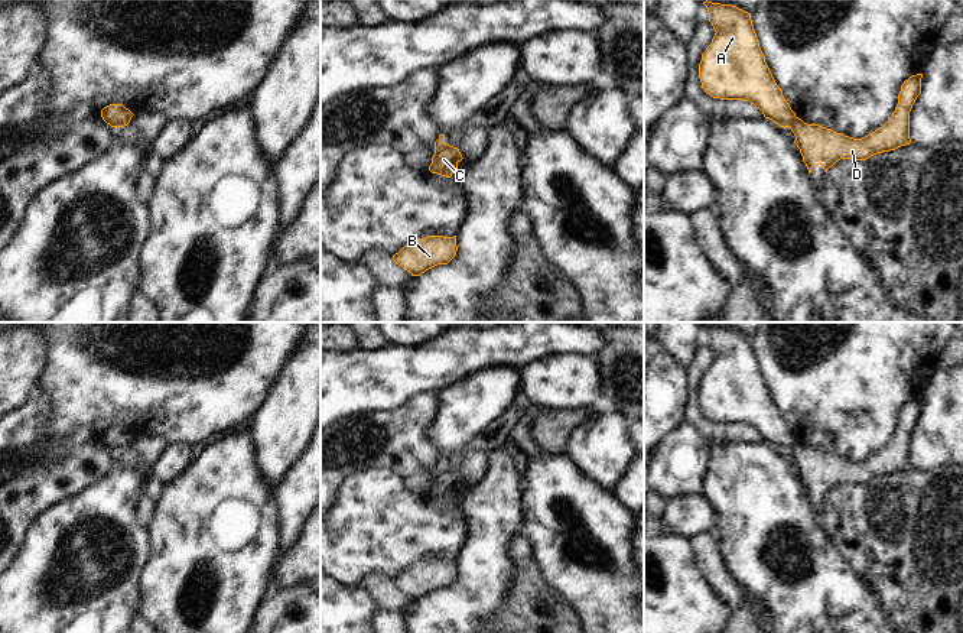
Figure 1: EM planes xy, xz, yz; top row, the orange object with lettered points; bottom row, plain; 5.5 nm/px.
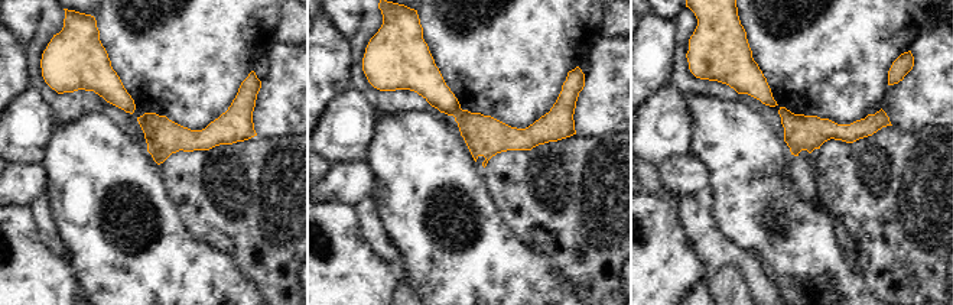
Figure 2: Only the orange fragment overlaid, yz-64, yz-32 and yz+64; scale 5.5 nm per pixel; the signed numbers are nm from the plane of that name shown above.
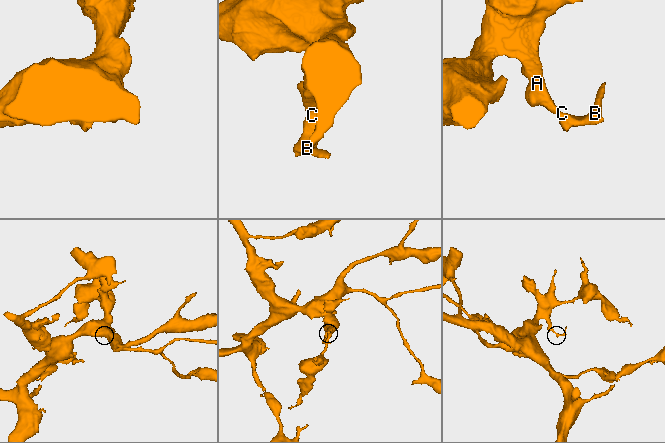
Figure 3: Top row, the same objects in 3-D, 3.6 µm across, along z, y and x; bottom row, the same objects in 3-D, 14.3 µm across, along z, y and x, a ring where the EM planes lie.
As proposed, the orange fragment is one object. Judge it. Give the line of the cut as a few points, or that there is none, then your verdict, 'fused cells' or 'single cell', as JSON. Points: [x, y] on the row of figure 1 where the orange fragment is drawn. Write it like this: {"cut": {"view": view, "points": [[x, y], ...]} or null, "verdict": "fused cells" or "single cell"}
{"cut": {"view": "yz", "points": [[794, 116], [787, 126]]}, "verdict": "fused cells"}

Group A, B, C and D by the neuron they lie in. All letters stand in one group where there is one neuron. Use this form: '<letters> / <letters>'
A / B C D

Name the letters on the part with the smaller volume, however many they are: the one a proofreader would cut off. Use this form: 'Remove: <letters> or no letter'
Remove: B, C, D

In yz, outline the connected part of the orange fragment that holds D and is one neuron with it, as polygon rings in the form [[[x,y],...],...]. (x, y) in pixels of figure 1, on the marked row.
[[[923,74],[910,77],[901,85],[898,104],[888,121],[862,139],[853,139],[819,124],[807,124],[794,117],[790,129],[796,136],[809,173],[814,165],[822,165],[824,172],[840,159],[866,160],[882,152],[895,150],[910,145],[910,111],[921,94]]]

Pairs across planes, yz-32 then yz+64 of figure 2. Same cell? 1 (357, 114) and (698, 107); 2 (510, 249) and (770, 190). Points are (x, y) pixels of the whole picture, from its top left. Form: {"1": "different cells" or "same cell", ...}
{"1": "different cells", "2": "same cell"}

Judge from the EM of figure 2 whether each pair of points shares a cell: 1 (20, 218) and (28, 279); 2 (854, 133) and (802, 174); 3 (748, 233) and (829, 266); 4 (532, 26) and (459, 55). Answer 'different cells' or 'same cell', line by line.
1: same cell
2: same cell
3: same cell
4: same cell

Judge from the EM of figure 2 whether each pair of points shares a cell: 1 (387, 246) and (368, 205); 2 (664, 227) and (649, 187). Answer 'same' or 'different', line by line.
1: same
2: different

